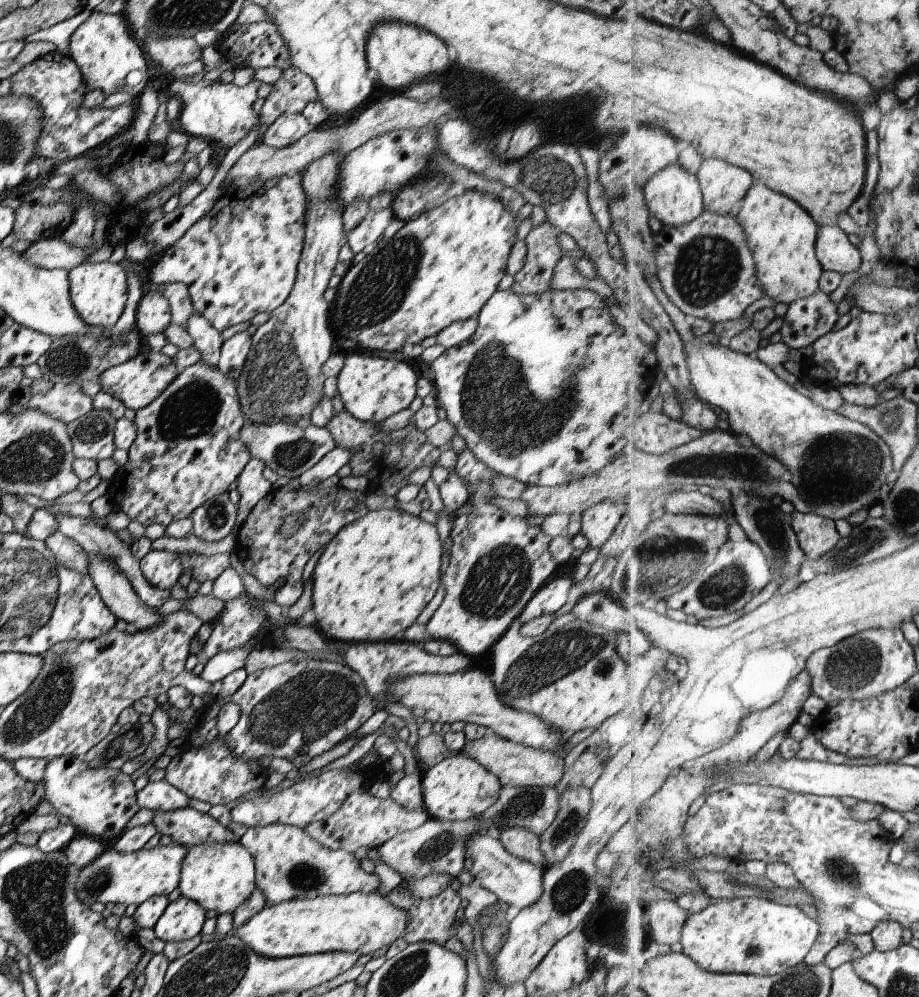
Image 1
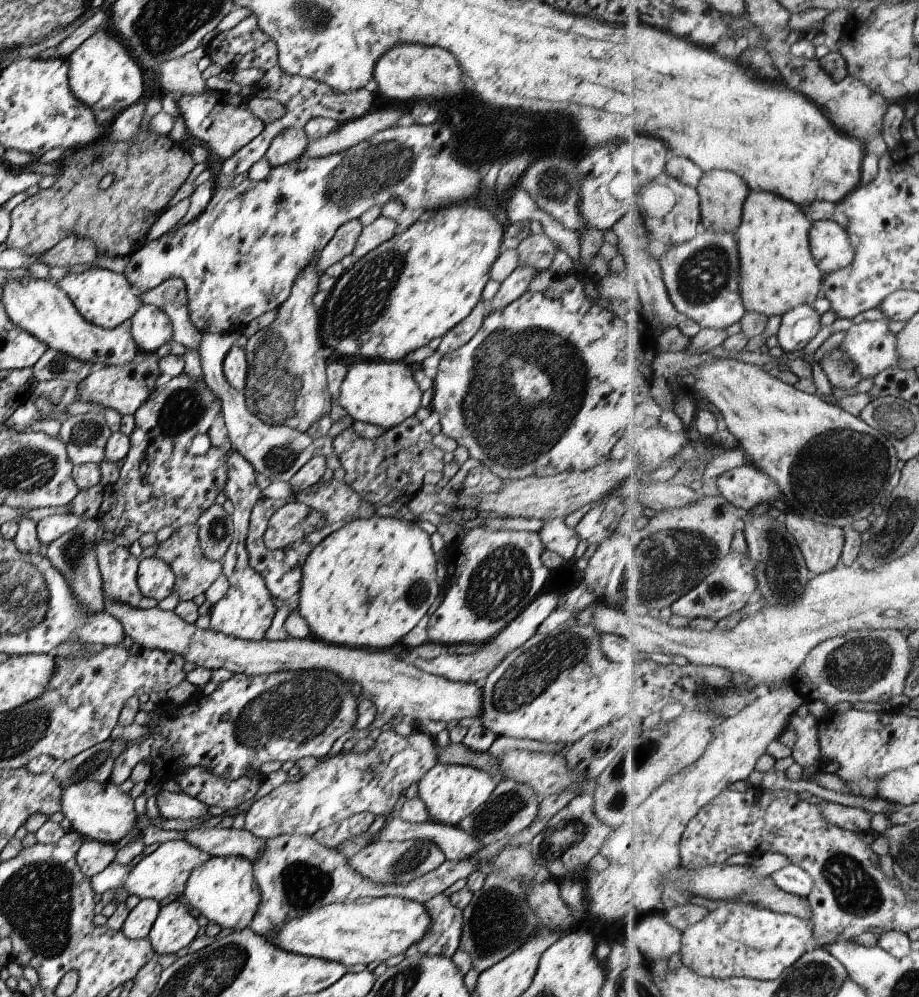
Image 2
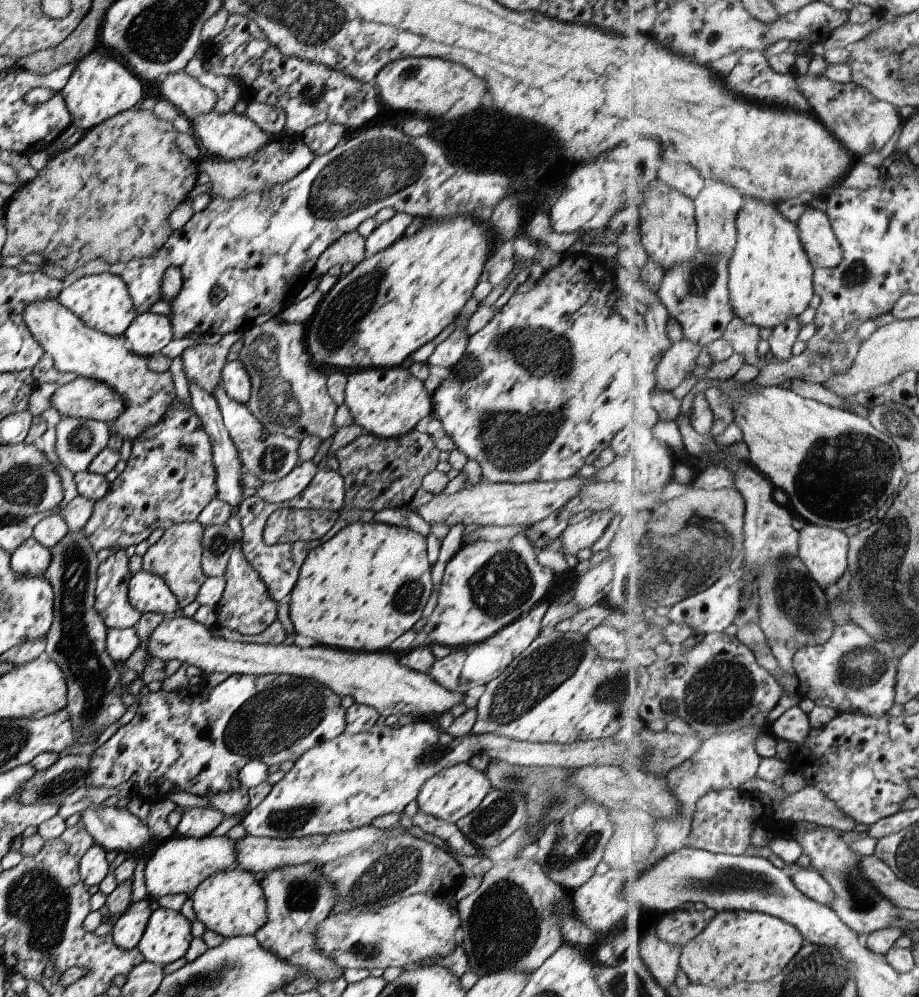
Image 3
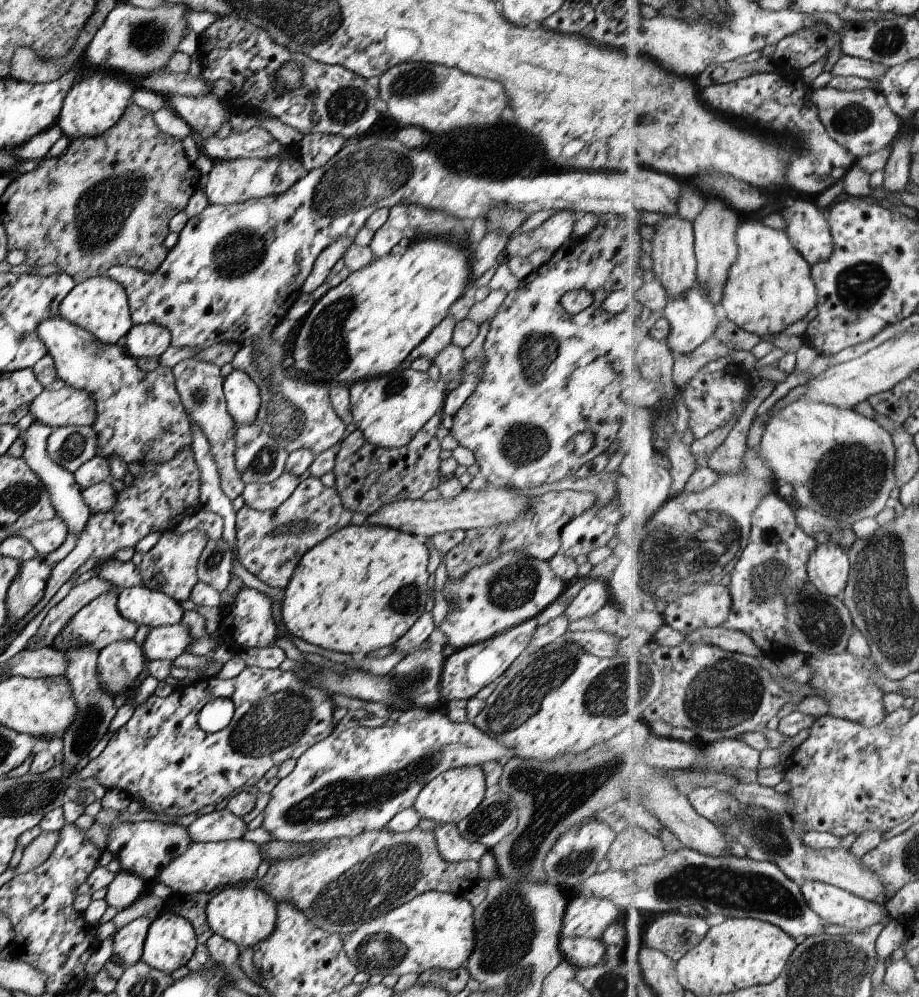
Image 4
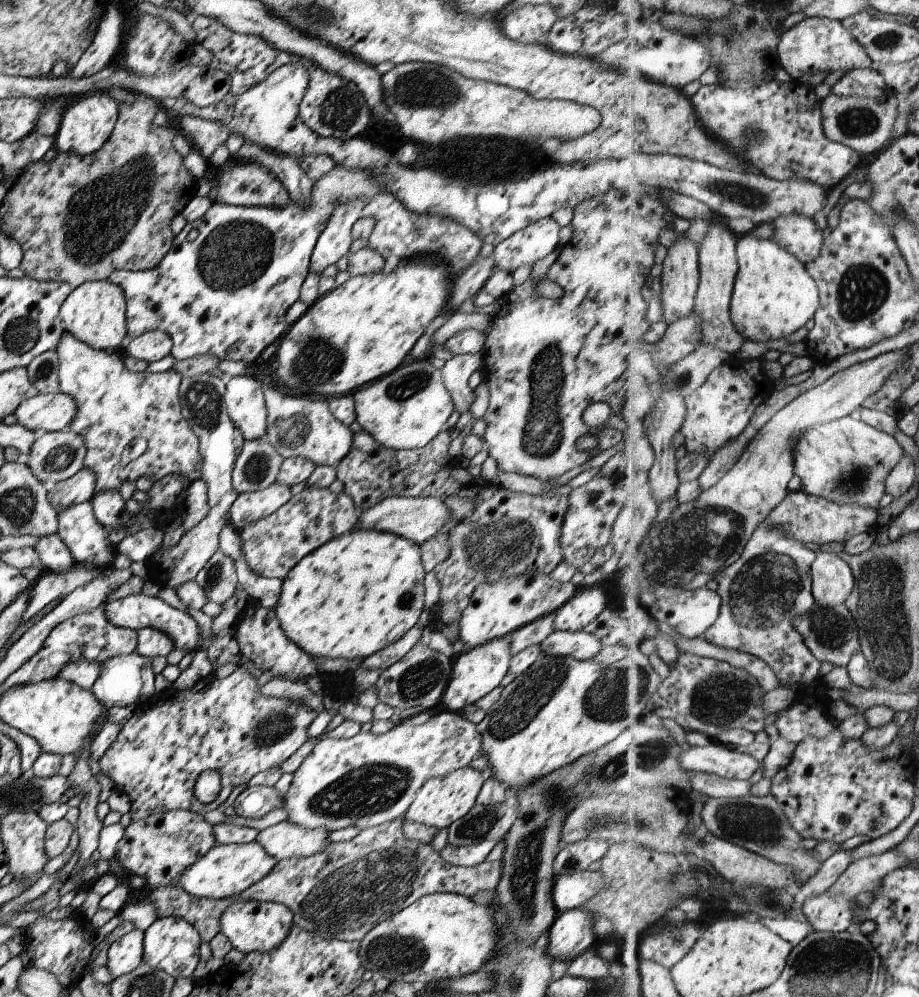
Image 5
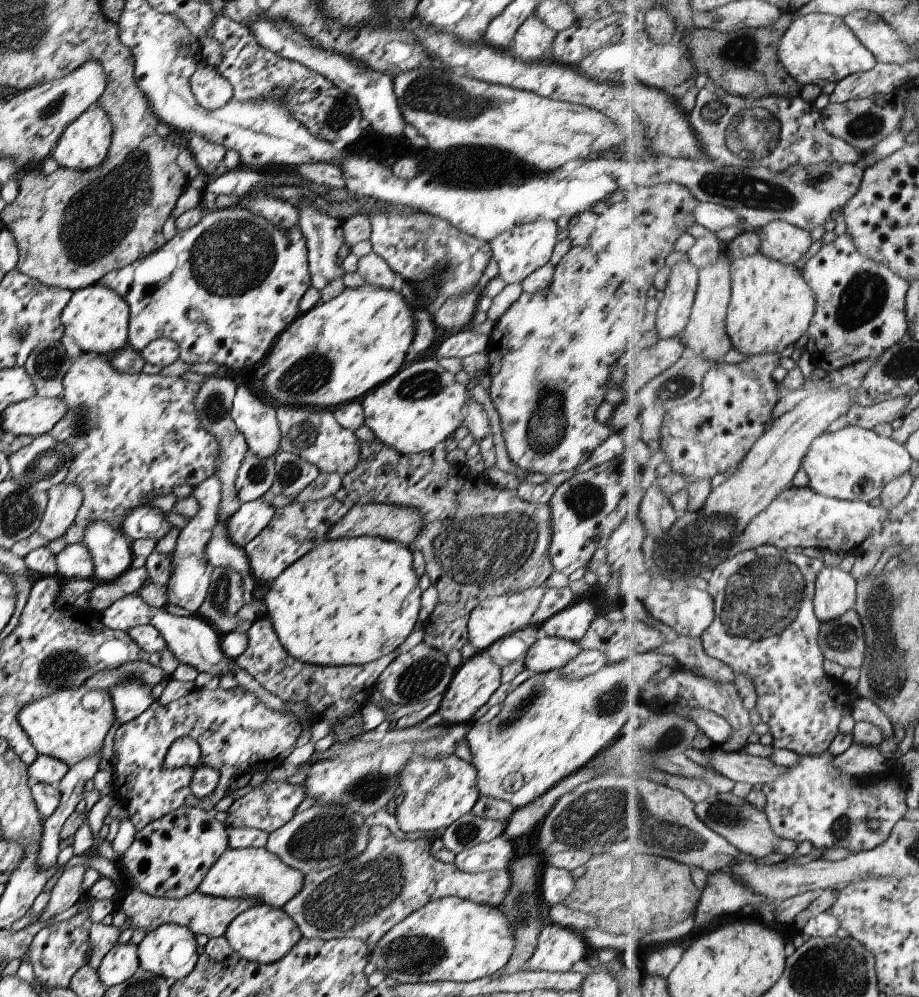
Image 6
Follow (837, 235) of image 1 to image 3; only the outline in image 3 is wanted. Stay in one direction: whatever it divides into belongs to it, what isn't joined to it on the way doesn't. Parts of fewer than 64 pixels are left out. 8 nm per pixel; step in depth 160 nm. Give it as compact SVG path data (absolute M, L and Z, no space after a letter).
M809 207L796 222L801 242L814 268L835 268L843 260L842 246L827 212Z

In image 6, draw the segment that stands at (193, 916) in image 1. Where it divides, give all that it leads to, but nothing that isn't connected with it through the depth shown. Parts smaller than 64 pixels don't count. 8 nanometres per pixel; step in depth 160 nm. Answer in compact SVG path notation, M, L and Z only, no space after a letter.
M167 923L148 932L136 946L139 968L172 981L186 977L193 970L198 957L194 934L187 928Z

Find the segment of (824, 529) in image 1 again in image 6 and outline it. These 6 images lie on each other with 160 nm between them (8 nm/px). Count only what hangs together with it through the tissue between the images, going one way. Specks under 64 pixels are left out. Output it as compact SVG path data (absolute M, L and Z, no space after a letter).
M824 568L816 580L814 607L822 623L837 621L855 610L858 601L858 583L847 572L836 568Z

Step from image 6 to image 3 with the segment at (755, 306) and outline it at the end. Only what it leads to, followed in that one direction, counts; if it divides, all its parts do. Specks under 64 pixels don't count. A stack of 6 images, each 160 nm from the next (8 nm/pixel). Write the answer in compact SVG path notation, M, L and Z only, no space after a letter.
M746 198L736 218L738 244L730 259L730 301L736 318L761 328L778 327L801 316L813 296L814 265L801 242L797 223L787 220L775 204Z

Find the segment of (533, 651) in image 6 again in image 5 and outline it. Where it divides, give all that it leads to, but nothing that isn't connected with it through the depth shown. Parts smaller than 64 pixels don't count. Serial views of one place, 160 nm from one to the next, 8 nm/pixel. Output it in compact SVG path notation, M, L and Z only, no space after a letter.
M583 629L580 631L551 631L539 644L540 654L552 657L573 657L585 661L597 654L601 648L600 642Z

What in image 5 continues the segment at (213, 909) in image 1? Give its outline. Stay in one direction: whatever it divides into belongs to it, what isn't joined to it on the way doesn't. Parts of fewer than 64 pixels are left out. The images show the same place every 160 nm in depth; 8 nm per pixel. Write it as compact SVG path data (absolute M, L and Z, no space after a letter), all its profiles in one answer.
M243 901L229 905L222 911L219 930L227 938L231 948L243 954L267 953L279 946L292 927L292 912L281 903Z

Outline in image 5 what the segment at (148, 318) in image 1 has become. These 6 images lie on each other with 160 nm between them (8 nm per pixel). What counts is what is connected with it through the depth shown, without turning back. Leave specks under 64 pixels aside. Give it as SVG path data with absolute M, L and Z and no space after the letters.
M158 330L140 334L124 346L129 357L150 363L170 354L171 339Z

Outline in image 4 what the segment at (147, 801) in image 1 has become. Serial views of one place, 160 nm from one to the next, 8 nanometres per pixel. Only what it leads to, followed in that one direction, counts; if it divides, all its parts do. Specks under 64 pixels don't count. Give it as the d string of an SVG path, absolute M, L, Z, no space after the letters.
M227 807L217 808L198 818L187 827L190 839L195 843L241 839L247 827L241 817L231 814Z

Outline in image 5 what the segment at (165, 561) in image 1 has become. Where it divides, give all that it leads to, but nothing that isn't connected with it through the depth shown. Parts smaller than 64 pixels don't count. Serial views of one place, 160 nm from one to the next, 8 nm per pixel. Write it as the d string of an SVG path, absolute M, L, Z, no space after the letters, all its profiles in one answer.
M142 593L127 595L104 606L105 618L119 628L138 631L149 627L164 632L171 640L173 648L185 650L186 653L196 651L200 641L200 630L197 623L185 611L175 609L157 597L149 597Z

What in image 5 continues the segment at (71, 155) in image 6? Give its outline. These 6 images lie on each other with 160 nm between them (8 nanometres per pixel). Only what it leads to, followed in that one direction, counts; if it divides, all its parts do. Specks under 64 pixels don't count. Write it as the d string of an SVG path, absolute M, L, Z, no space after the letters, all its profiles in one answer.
M103 92L82 95L75 104L63 110L59 128L53 136L54 150L57 154L72 153L80 157L93 154L104 145L111 134L117 115L118 102L115 102L109 95Z

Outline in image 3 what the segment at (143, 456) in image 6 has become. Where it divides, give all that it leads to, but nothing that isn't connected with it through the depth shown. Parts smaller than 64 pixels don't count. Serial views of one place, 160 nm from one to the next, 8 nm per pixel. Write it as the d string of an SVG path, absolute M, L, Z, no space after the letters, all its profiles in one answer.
M45 299L27 305L22 312L22 319L59 372L102 382L120 396L124 409L108 427L110 435L117 434L122 440L132 443L145 429L161 421L174 404L175 393L169 369L160 373L149 370L146 357L123 347L123 335L112 337L85 326L83 321L62 307L56 299Z

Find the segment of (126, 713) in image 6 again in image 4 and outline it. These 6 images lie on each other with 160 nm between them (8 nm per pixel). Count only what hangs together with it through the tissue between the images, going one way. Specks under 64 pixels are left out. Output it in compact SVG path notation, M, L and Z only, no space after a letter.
M115 641L97 653L95 672L99 689L111 695L127 694L138 684L138 676L146 665L142 648L135 641Z

